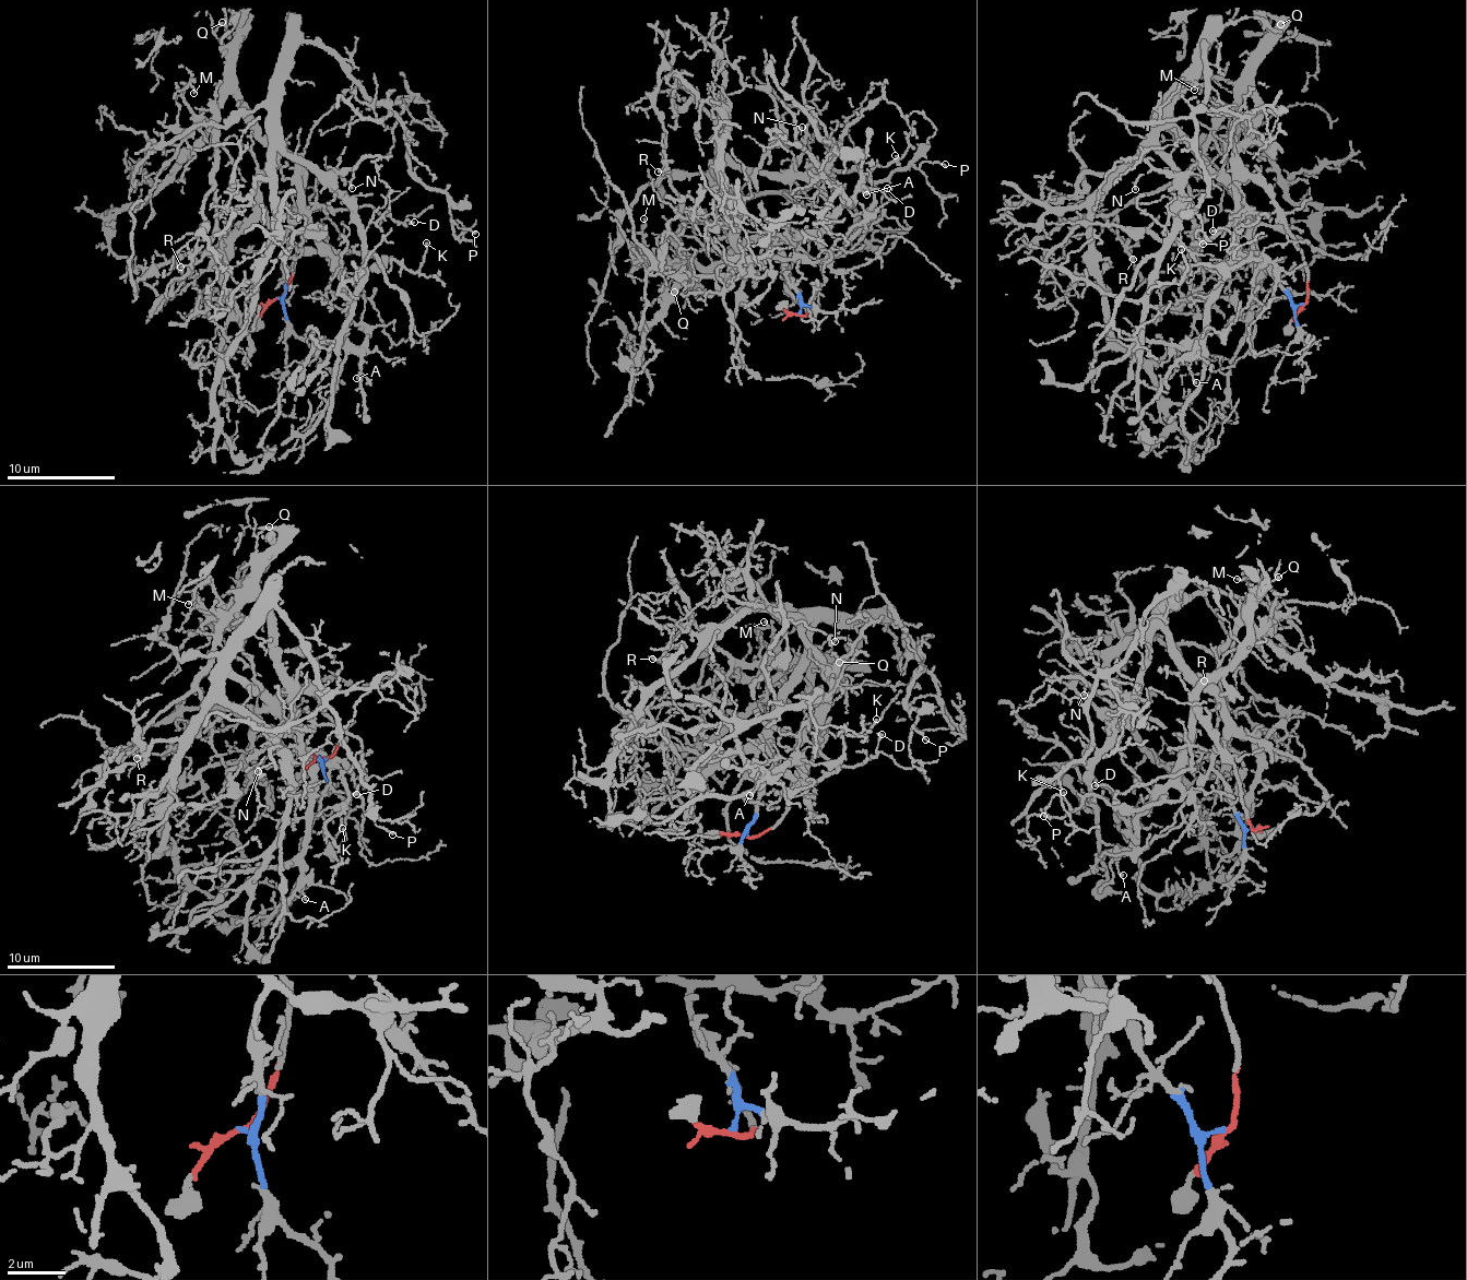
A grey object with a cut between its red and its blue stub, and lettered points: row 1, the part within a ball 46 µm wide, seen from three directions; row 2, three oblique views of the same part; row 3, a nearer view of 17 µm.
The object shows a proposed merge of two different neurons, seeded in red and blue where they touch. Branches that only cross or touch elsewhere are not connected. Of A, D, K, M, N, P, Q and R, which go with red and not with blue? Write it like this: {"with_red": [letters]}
{"with_red": ["A", "D", "K", "M", "Q", "R"]}

